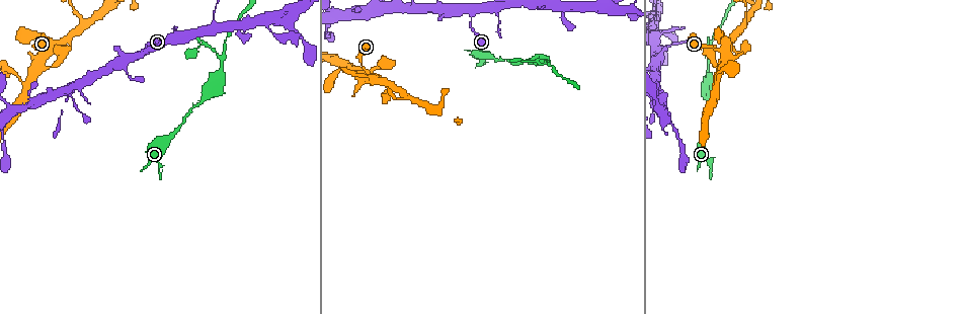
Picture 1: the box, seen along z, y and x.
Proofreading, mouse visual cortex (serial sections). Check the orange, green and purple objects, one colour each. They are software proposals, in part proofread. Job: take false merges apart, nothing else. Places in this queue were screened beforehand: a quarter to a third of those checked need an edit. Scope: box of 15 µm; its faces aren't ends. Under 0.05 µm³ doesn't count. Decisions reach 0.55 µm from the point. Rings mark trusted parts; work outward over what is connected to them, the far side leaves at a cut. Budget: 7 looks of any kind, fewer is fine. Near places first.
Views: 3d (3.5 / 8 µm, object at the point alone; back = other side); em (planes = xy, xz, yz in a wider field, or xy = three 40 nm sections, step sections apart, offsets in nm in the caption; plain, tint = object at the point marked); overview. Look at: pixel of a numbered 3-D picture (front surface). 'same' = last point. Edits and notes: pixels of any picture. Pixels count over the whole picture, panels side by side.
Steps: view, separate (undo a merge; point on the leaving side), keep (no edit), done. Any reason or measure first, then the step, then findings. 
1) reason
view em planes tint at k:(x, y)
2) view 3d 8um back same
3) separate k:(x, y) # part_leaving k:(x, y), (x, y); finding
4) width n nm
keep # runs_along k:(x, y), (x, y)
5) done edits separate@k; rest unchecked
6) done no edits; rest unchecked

a narrow waist
view 3d 8um at 1:(722, 52)

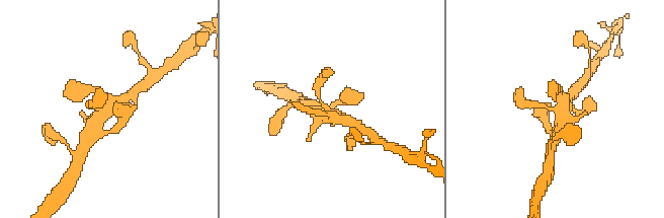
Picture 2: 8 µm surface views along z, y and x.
view 3d 3.5um at 2:(558, 109)

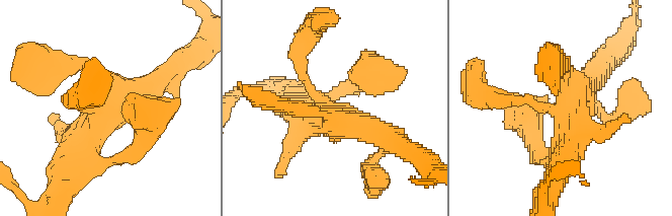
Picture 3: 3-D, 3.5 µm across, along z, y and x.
arms 4; arm_widths 200, 200, 400, 400 nm; need the tissue
view em xy step 1 tint at 3:(100, 109)

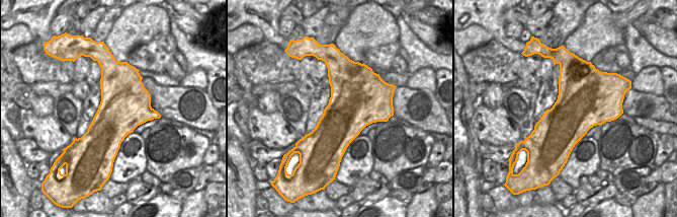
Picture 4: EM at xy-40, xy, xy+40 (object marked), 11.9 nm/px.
width 700 nm
keep # runs_along 3:(505, 101), (562, 111), (560, 166); one cell here

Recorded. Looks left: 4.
view 3d 3.5um at 1:(408, 97)

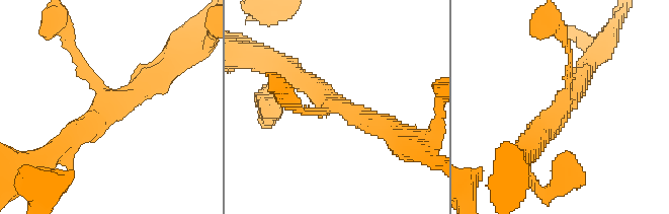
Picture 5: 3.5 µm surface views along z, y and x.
now the EM
view em xy step 5 plain at 5:(108, 108)

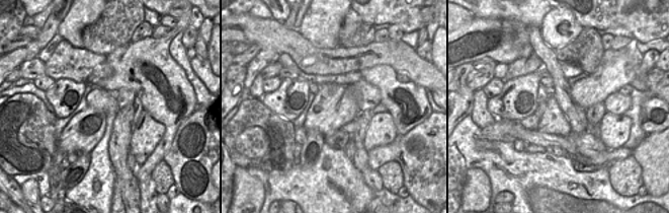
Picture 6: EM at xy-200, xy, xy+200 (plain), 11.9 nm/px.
view em xy step 5 tint same

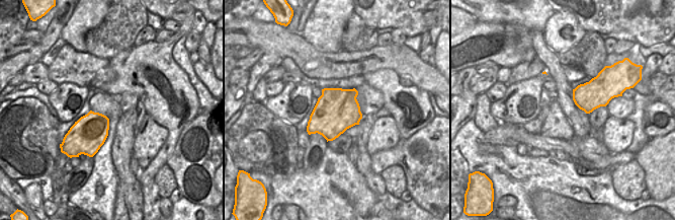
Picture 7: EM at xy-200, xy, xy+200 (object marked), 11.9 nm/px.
arm_widths 100, 300, 350 nm
keep # runs_along 5:(57, 149), (160, 71); continuous, no second cell

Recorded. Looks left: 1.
done no edits; rest unchecked

